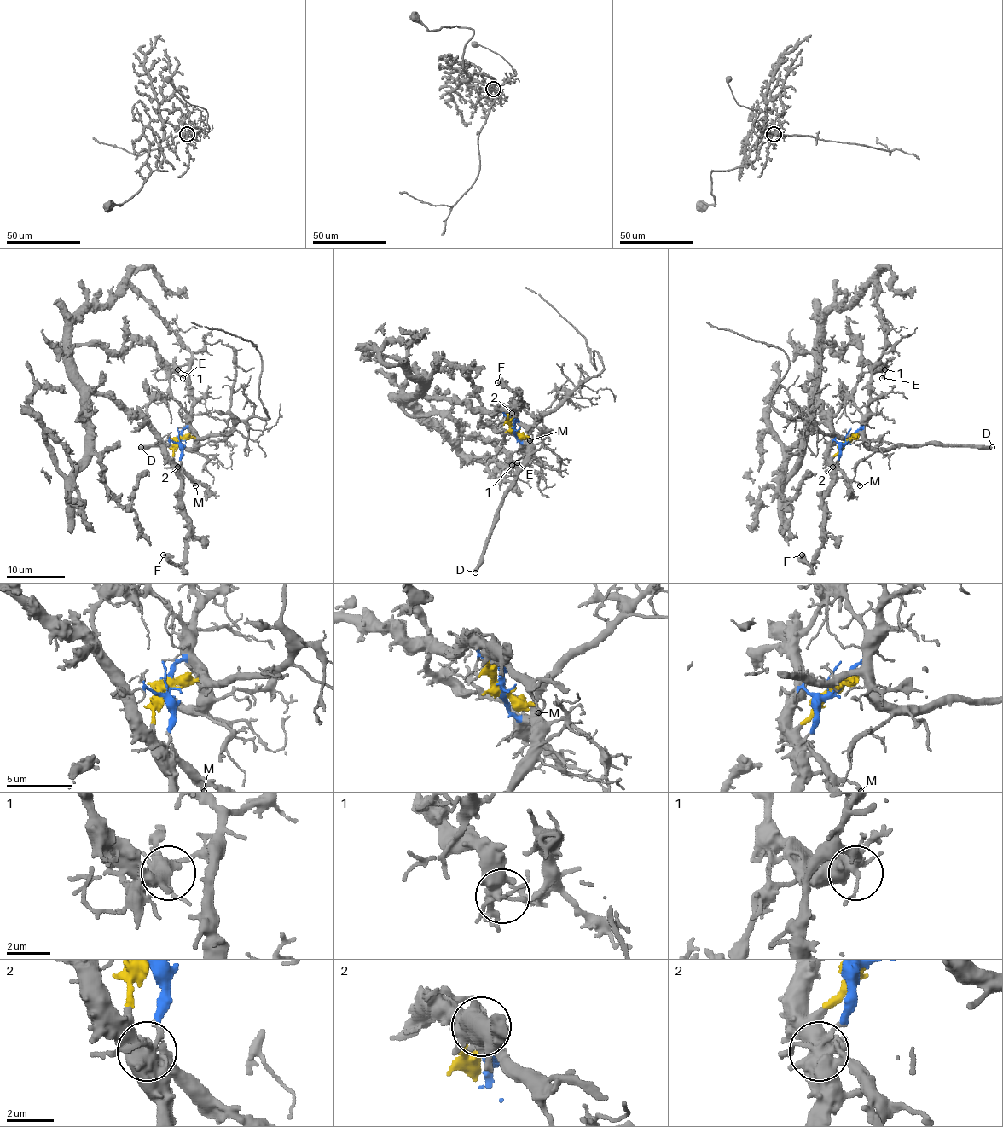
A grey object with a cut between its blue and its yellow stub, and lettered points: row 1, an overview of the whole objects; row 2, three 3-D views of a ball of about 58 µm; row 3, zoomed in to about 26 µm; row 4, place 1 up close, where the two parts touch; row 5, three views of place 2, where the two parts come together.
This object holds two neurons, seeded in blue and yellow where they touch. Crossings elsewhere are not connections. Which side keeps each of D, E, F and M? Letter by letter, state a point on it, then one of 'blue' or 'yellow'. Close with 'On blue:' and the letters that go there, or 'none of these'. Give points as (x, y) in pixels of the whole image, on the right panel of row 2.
D: at (992, 447); blue
E: at (882, 378); blue
F: at (802, 554); yellow
M: at (860, 485); yellow
On blue: D, E

